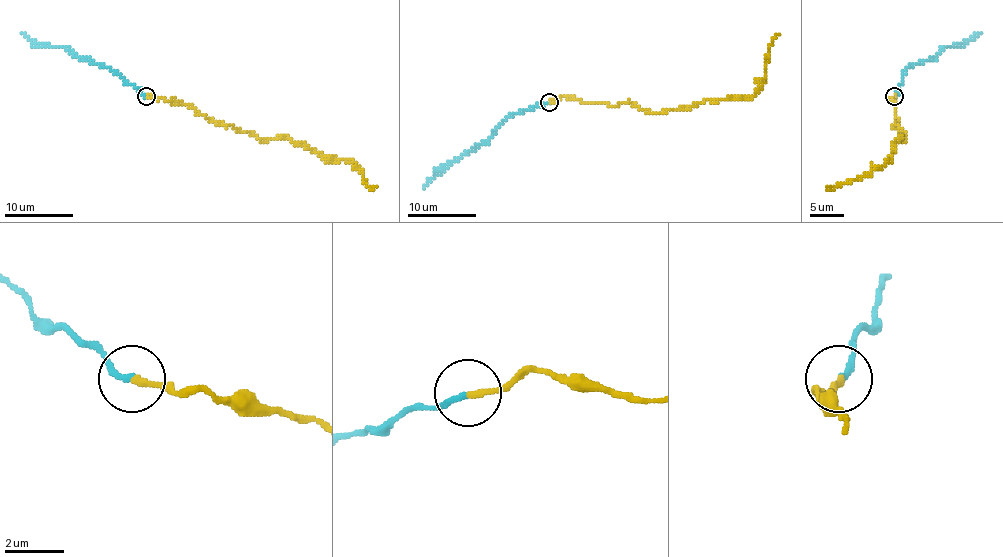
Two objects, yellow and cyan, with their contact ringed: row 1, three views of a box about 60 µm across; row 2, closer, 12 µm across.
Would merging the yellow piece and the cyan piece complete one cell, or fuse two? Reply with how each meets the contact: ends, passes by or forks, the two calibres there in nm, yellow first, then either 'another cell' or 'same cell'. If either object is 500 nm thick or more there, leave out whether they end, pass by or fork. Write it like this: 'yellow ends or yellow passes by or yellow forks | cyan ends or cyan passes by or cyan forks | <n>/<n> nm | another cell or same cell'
yellow ends | cyan ends | 200/200 nm | same cell

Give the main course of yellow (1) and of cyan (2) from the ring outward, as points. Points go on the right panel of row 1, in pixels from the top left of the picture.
1: (894, 95), (889, 99), (896, 105), (894, 126), (905, 138), (893, 145), (893, 157), (869, 174), (826, 187)
2: (894, 95), (908, 68), (932, 59), (944, 47), (963, 46), (980, 32)

